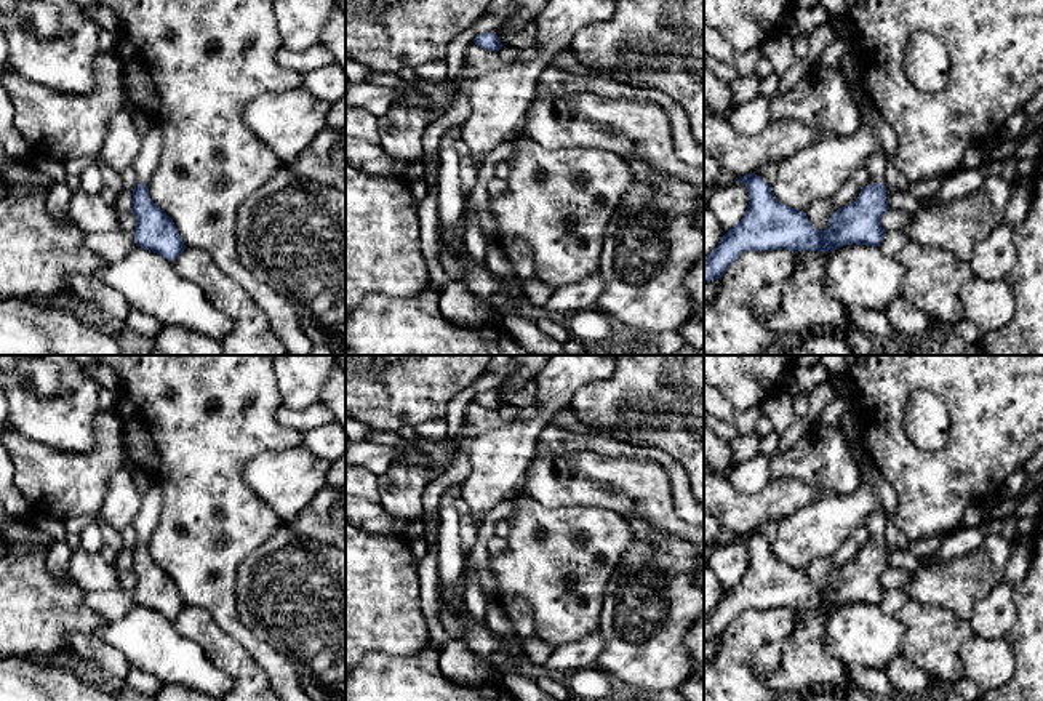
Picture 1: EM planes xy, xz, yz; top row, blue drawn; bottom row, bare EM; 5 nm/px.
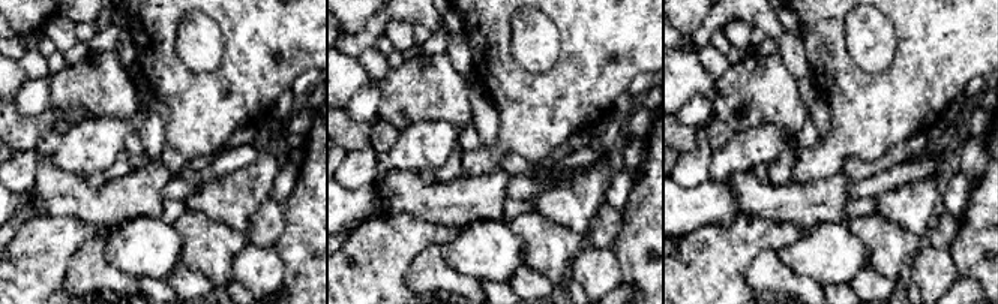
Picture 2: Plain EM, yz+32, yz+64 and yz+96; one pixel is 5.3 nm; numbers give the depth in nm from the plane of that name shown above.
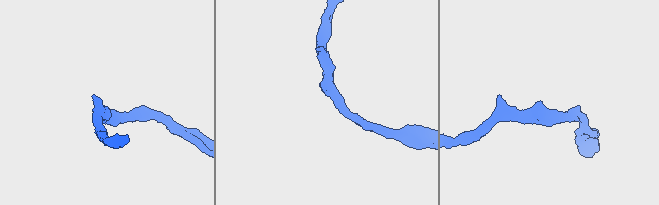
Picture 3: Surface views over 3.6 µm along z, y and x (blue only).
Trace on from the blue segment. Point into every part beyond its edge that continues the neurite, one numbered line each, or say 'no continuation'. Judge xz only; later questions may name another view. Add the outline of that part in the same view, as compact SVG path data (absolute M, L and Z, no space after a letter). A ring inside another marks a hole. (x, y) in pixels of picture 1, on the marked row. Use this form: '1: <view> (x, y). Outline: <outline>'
no continuation

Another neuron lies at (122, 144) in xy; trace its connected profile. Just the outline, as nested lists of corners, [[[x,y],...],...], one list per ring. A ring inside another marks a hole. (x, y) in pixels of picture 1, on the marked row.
[[[126,107],[109,120],[106,139],[98,154],[117,173],[133,170],[134,158],[142,150],[142,136],[134,126],[133,112]]]

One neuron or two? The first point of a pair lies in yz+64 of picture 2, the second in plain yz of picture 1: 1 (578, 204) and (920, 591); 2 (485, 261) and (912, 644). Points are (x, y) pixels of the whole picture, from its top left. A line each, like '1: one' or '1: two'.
1: one
2: two

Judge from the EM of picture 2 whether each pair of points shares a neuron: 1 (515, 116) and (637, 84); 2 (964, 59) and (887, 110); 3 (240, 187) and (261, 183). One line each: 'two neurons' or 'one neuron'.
1: two neurons
2: one neuron
3: one neuron

